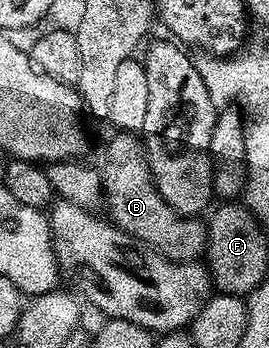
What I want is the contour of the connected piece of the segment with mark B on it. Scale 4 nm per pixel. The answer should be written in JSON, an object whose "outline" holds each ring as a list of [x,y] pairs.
{"outline":[[[116,131],[111,135],[115,136],[108,138],[103,148],[103,164],[99,168],[103,195],[109,208],[111,204],[111,223],[165,258],[198,261],[207,251],[207,224],[194,216],[178,216],[173,206],[161,198],[151,176],[147,152],[136,133]]]}

